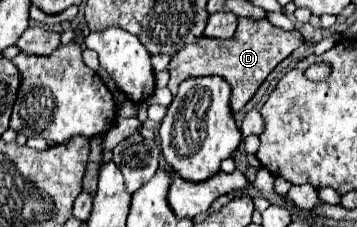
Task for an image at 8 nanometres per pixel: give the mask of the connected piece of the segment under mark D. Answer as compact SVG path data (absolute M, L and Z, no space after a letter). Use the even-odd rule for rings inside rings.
M240 17L238 19L238 29L234 33L232 39L208 39L208 37L200 37L196 43L186 45L184 49L180 49L180 53L176 53L170 61L170 81L168 81L168 89L172 91L172 95L178 93L178 85L188 79L188 77L204 77L204 75L218 75L222 79L228 81L228 85L232 87L232 97L230 97L230 109L232 113L238 113L258 91L258 87L262 85L262 81L270 75L270 71L282 61L286 59L294 49L298 49L304 43L300 31L282 31L278 27L274 27L270 21L262 19L262 21L254 21L254 19L246 19ZM244 25L264 25L264 29L256 29L252 27L252 31L248 31L248 27Z

